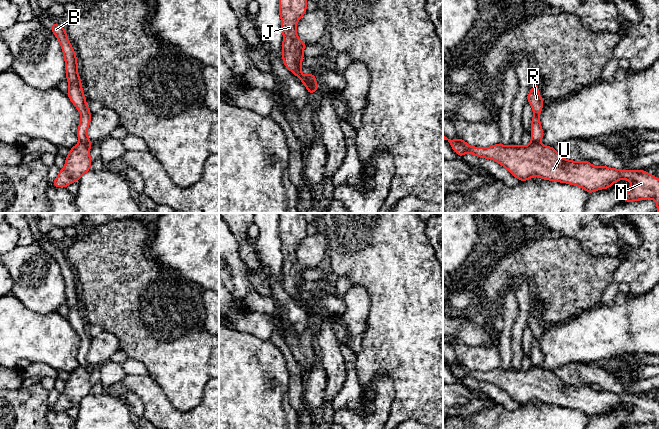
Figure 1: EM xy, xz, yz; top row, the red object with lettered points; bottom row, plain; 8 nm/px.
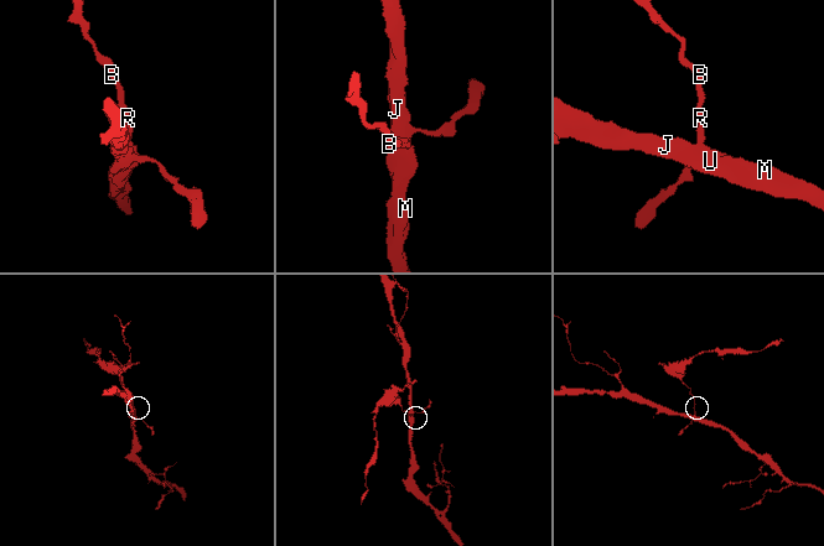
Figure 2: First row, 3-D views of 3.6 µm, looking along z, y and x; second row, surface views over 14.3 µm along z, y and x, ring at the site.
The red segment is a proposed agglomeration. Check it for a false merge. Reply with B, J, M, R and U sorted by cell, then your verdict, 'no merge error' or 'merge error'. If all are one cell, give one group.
B R / J M U | merge error

